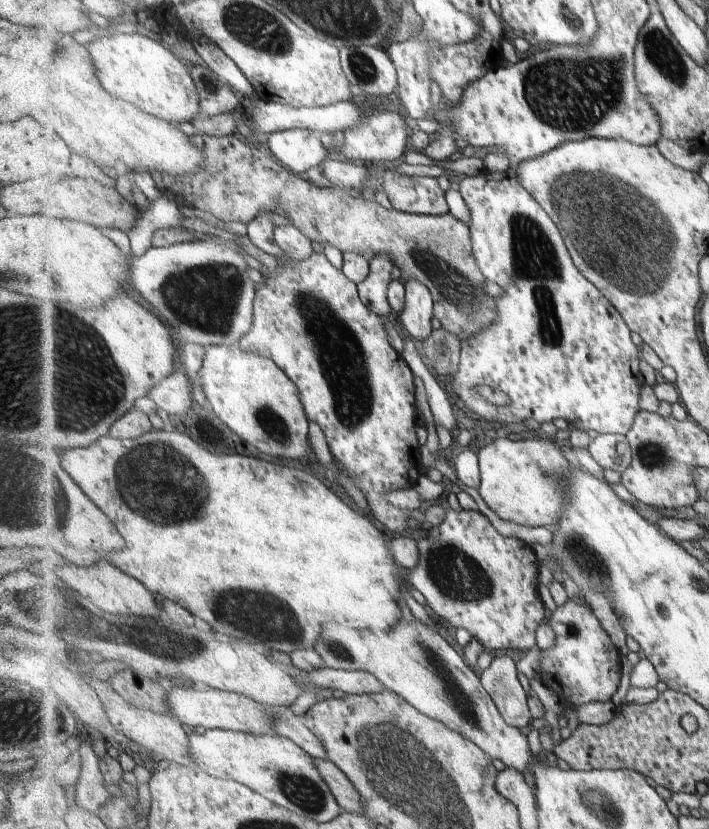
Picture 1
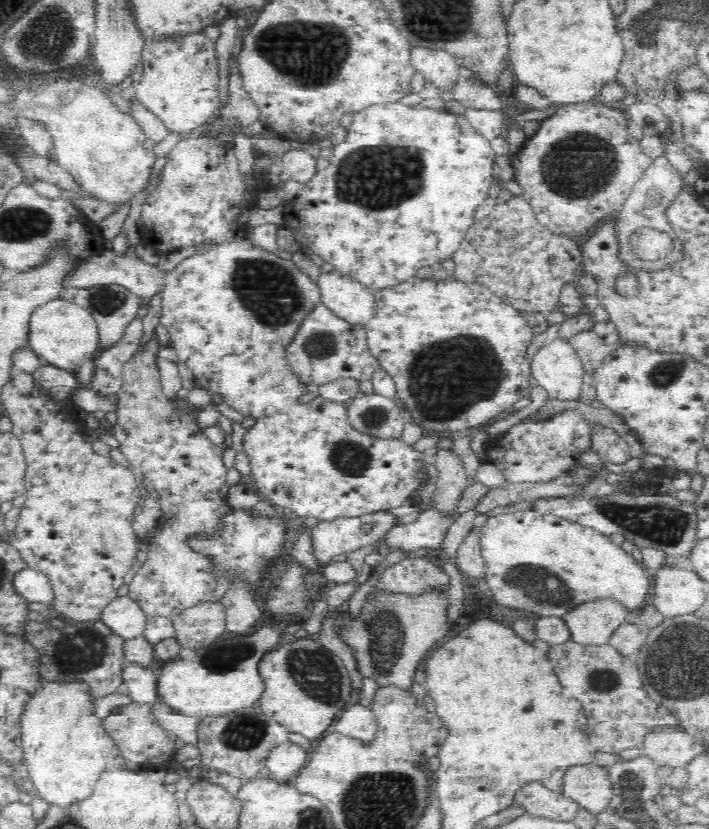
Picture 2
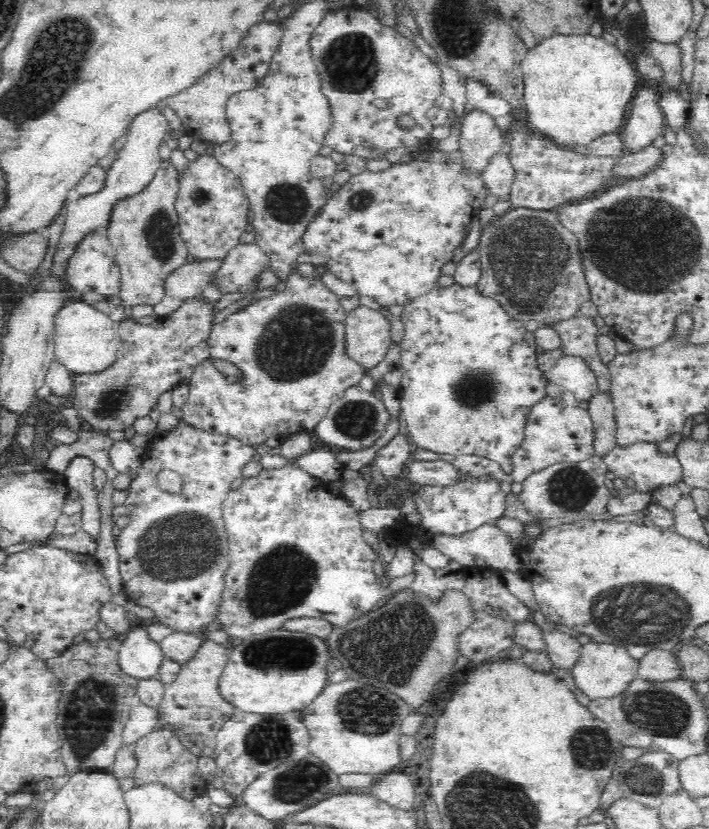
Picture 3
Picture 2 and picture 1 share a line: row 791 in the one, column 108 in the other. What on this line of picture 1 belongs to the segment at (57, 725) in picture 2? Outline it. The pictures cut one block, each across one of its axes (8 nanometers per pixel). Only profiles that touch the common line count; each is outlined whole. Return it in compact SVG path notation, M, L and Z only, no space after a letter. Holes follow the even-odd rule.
M109 33L91 44L91 56L95 62L97 76L117 98L137 104L145 112L163 118L167 122L189 122L191 124L201 116L201 98L199 88L191 78L190 66L181 62L164 42L155 42L140 33Z

